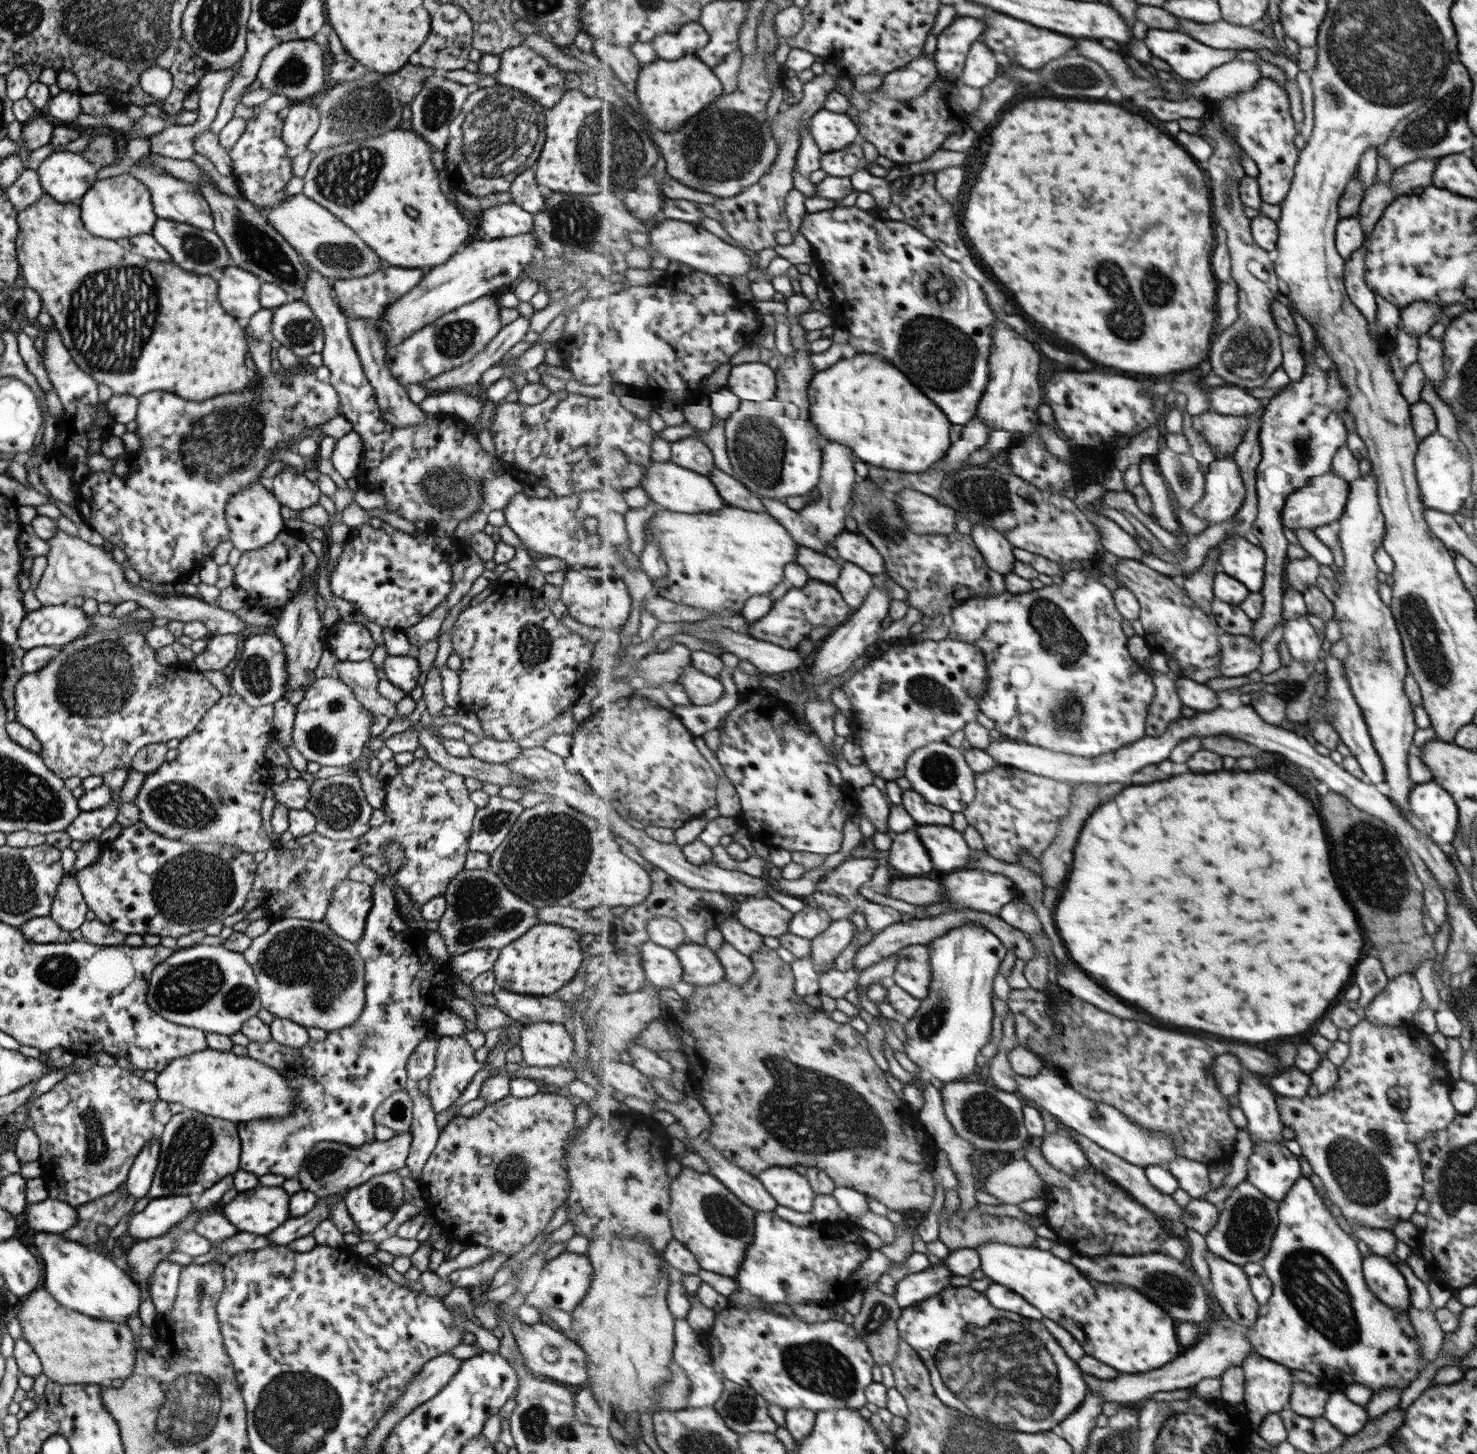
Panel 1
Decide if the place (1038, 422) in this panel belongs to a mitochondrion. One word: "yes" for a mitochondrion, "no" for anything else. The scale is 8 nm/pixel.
no

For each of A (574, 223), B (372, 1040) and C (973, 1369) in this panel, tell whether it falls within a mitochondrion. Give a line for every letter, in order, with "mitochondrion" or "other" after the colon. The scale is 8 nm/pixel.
A: mitochondrion
B: mitochondrion
C: mitochondrion

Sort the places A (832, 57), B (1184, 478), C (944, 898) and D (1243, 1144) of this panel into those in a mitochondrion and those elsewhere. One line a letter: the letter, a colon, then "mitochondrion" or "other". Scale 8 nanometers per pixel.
A: other
B: mitochondrion
C: other
D: other

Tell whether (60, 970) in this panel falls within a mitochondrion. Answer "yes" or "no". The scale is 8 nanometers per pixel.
yes

